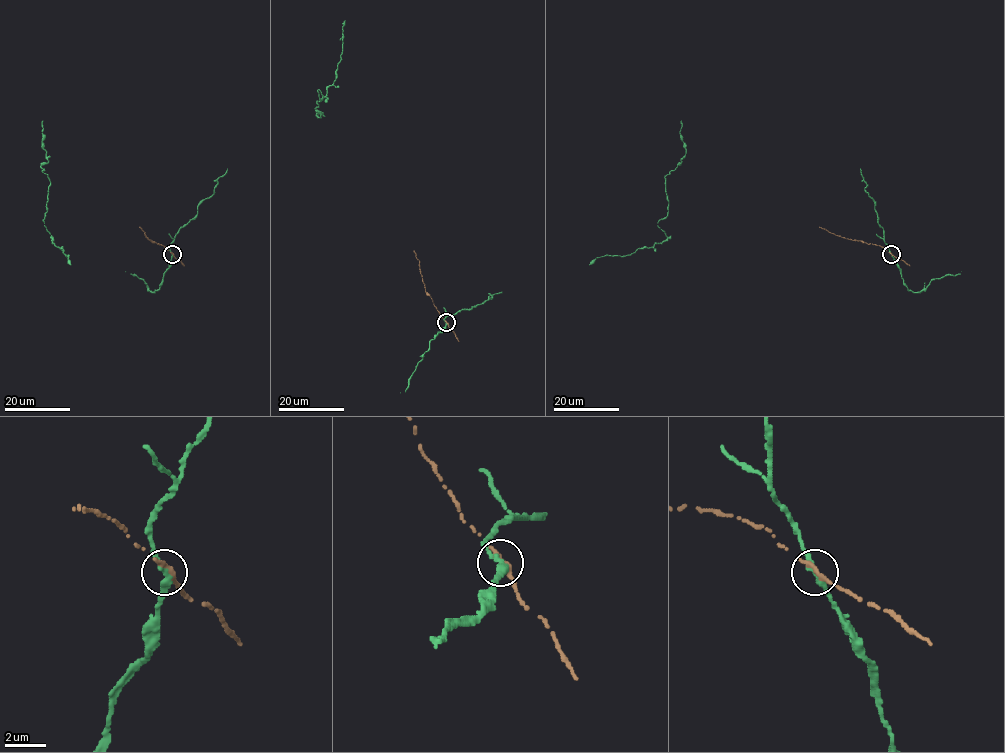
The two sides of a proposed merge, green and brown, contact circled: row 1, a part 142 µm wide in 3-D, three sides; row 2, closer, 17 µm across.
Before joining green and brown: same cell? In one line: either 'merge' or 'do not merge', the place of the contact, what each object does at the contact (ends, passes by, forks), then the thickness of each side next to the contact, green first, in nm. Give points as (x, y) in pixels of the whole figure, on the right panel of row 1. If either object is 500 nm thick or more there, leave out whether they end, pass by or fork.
do not merge; place (891, 254); green passes by; brown ends; calibres 280 and 360 nm

